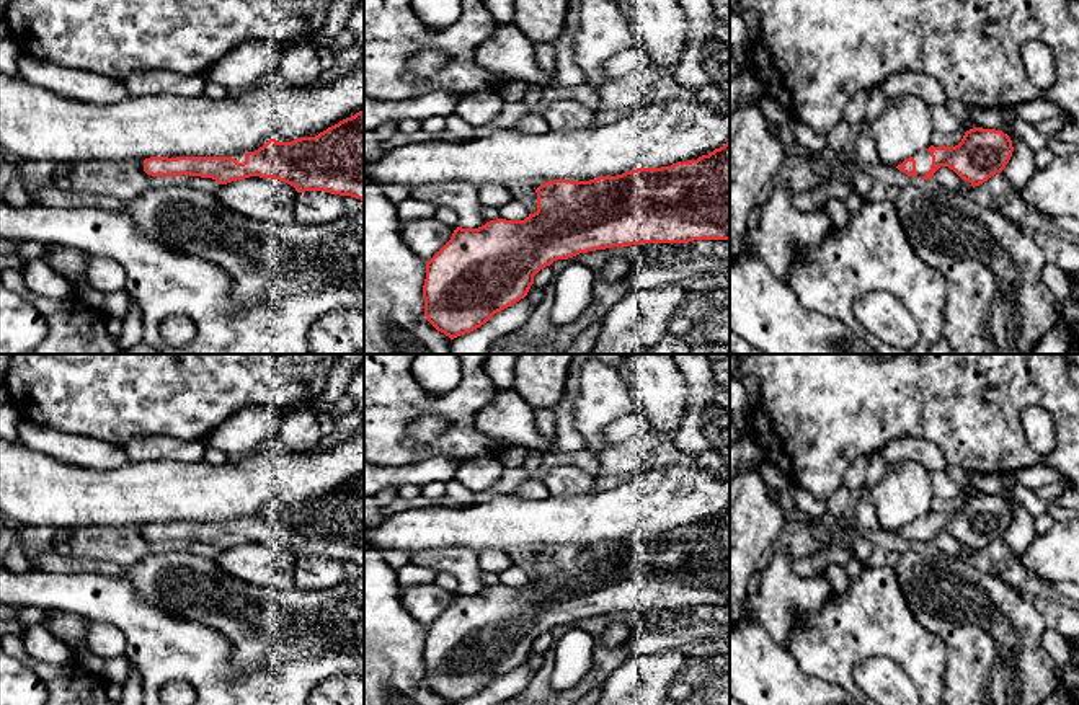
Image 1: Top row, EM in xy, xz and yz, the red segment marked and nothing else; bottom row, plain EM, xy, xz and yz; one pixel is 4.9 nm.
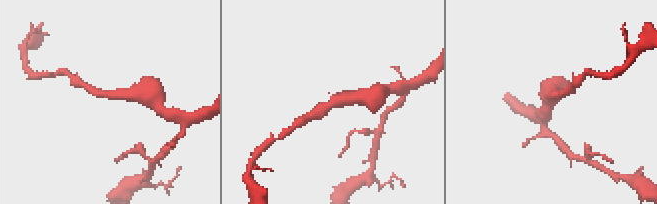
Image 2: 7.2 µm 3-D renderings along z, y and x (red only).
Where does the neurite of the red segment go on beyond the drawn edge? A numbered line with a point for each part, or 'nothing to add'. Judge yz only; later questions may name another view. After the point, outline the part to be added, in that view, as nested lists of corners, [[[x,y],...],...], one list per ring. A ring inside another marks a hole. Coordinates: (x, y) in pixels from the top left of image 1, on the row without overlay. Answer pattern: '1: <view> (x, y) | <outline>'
1: yz (923, 524) | [[[921,516],[912,524],[916,525],[917,542],[922,543],[930,535],[932,530],[930,517]]]

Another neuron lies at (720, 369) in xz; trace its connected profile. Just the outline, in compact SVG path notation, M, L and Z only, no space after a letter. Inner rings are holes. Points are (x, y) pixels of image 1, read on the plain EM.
M730 357L725 361L712 362L712 374L717 385L730 388Z

